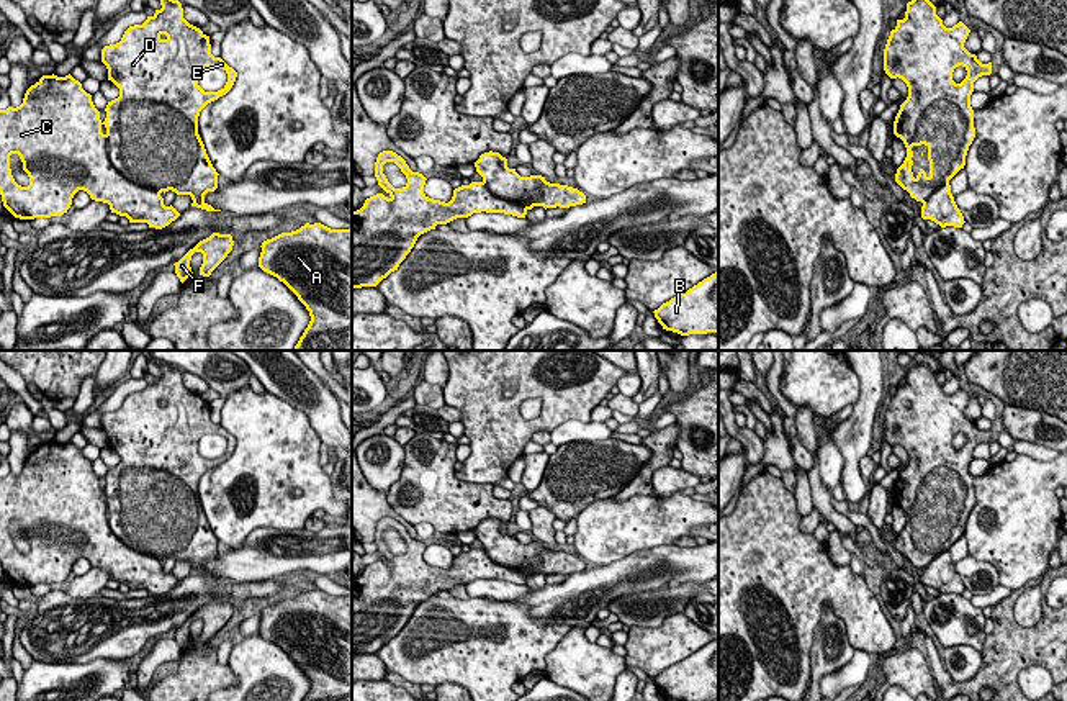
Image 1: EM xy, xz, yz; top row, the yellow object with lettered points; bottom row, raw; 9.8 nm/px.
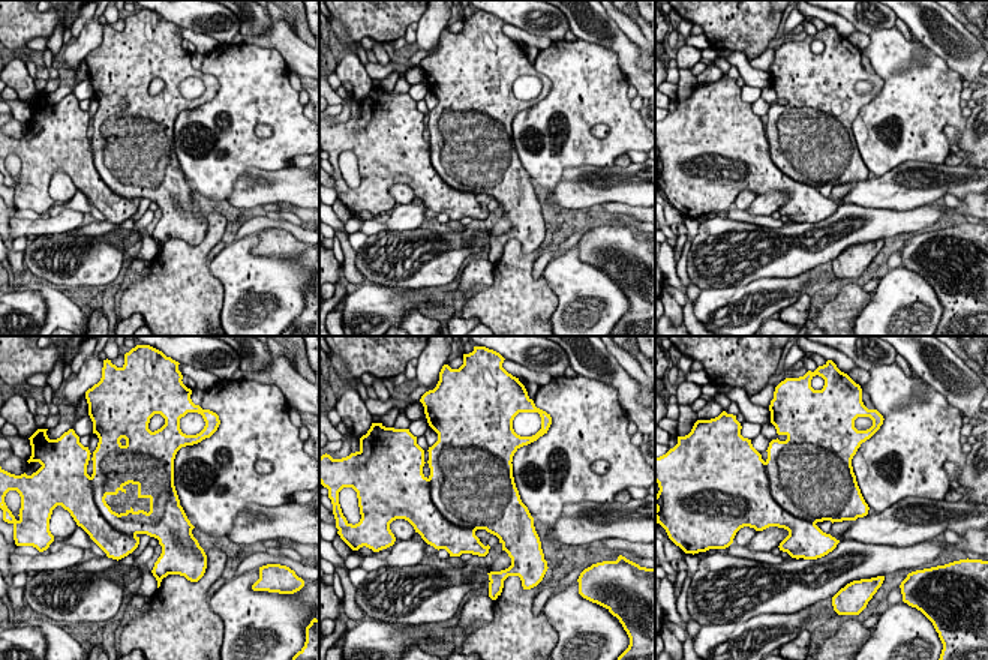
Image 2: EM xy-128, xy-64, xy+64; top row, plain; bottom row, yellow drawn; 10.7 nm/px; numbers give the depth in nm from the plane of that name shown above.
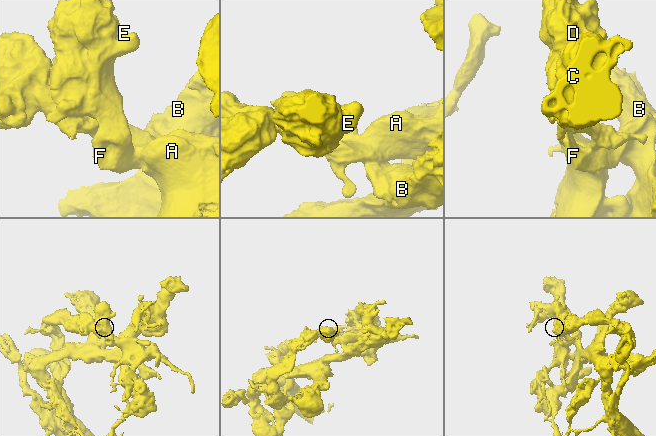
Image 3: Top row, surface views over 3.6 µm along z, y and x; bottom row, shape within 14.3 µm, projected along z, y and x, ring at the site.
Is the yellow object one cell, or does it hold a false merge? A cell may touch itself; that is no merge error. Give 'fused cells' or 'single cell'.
fused cells

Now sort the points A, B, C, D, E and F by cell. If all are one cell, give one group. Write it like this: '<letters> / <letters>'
A C / B D E F

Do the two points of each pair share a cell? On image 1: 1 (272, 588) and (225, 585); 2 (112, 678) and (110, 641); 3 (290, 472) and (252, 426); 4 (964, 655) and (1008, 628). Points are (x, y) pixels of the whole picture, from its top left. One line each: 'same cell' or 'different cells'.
1: same cell
2: different cells
3: same cell
4: different cells

